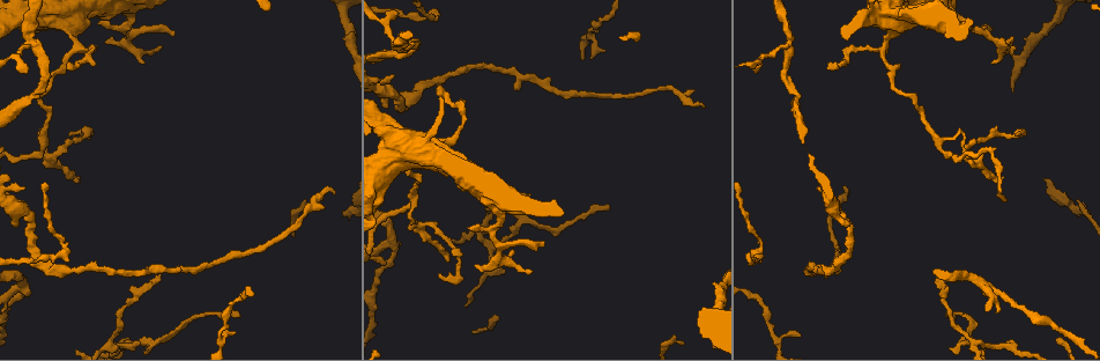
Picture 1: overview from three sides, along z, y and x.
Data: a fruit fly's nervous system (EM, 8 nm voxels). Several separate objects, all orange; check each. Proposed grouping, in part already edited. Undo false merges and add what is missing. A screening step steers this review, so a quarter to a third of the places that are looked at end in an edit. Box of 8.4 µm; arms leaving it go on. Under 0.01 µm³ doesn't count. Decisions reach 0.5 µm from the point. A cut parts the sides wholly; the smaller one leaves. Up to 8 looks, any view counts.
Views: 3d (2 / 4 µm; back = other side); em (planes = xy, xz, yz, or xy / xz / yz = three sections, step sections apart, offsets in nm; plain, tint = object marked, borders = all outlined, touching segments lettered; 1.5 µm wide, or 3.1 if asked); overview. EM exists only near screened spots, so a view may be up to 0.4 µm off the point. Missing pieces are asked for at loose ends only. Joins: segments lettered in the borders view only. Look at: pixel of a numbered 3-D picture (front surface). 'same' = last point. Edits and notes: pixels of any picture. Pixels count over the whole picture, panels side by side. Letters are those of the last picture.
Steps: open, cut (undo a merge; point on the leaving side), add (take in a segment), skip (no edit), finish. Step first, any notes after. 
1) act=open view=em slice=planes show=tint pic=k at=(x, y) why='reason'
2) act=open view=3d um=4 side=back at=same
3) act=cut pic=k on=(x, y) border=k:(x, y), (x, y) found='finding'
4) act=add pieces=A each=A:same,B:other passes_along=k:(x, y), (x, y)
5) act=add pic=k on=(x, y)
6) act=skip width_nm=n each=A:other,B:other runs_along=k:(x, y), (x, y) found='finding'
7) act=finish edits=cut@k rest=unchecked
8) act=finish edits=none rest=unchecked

act=open view=3d um=4 pic=1 at=(886, 46) why='three-way junction'

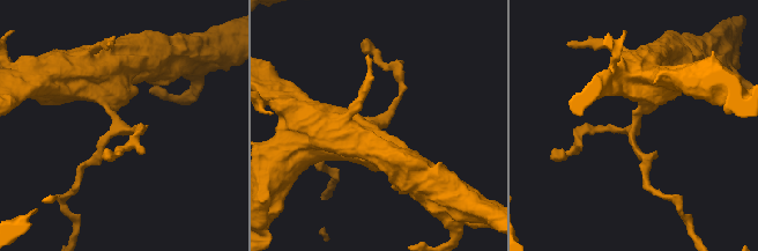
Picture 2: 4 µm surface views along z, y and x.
act=open view=em slice=planes show=borders pic=2 at=(633, 125) arms=3

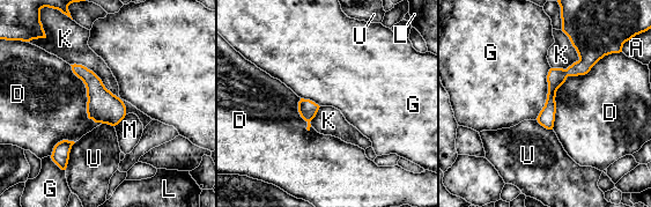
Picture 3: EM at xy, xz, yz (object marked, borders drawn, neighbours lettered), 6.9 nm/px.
act=skip width_nm=110 each=A:other,D:other,G:other,K:other,L:other,M:other,U:other runs_along=3:(592, 51), (553, 86), (547, 125) found='continuous, no second cell'

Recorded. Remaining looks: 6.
act=open view=3d um=2 side=back pic=1 at=(400, 47) why='a narrow waist'

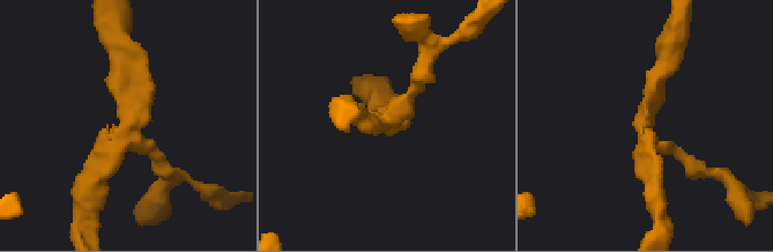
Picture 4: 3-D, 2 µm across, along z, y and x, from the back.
act=open view=em slice=planes show=tint pic=4 at=(131, 122) arms=3

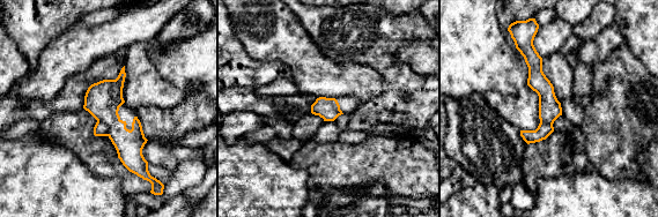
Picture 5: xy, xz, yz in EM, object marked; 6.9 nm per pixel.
act=open view=em slice=planes show=borders at=same

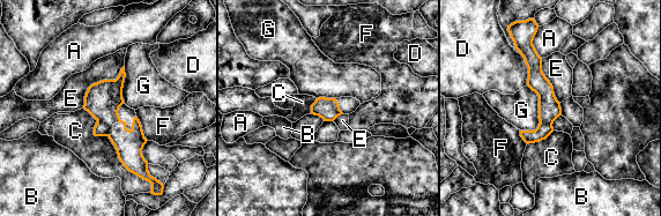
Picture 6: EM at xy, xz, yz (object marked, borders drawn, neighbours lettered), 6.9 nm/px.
act=cut pic=6 on=(101, 129) width_nm=160 longest_contact=C:650nm each=A:other,B:other,C:other,D:other,E:other,F:other,G:other found='two cells meet here'

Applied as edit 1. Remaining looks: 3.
act=open view=overview

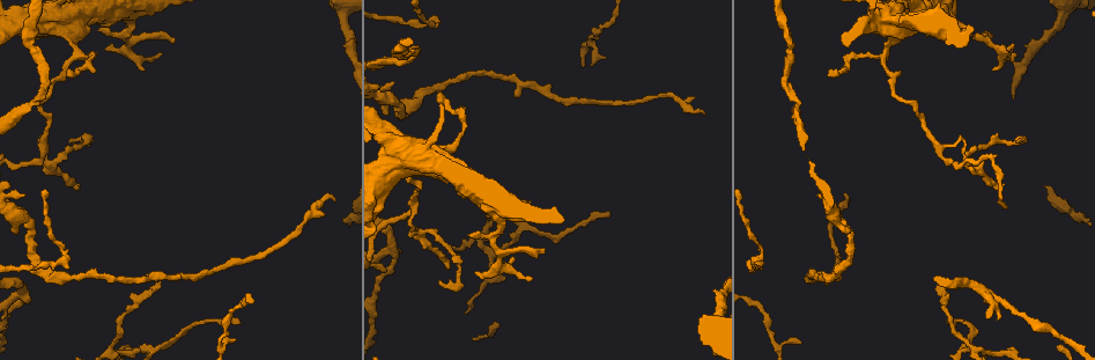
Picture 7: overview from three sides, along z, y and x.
act=open view=em slice=xz step=4 show=tint pic=7 at=(161, 281)

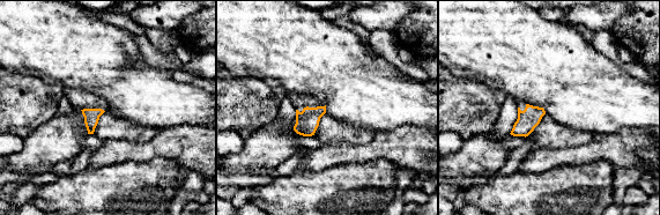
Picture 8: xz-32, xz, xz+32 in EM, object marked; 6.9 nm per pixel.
act=open view=em slice=planes show=borders at=same why='another direction'

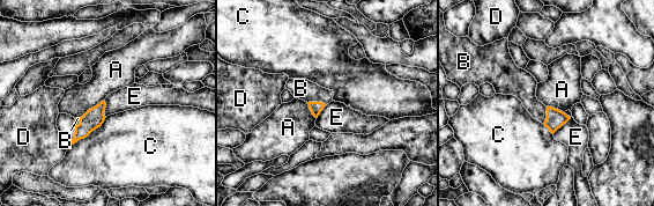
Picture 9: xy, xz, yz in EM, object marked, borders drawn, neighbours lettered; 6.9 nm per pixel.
act=add pieces=B each=A:other,B:same,C:other,D:other,E:other passes_along=9:(316, 108), (317, 102), (301, 88) found='the cell continues'

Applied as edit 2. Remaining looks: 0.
act=finish edits=cut@6,add@9 rest=unchecked

